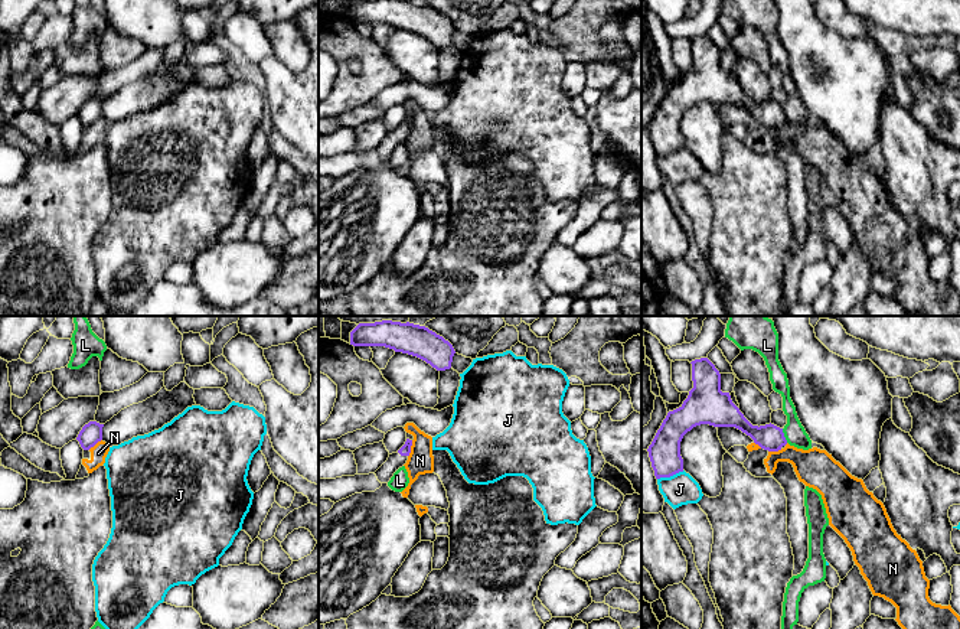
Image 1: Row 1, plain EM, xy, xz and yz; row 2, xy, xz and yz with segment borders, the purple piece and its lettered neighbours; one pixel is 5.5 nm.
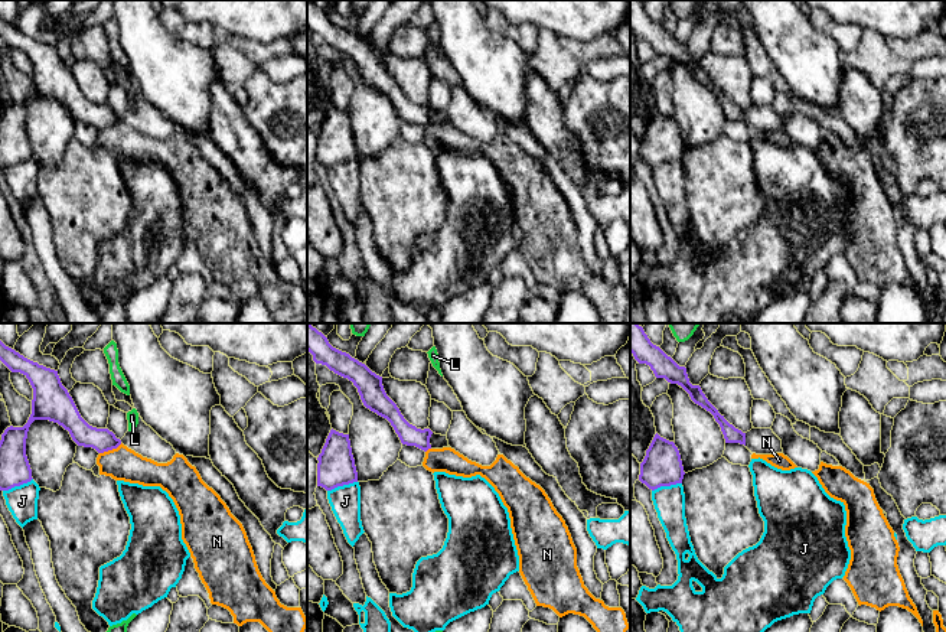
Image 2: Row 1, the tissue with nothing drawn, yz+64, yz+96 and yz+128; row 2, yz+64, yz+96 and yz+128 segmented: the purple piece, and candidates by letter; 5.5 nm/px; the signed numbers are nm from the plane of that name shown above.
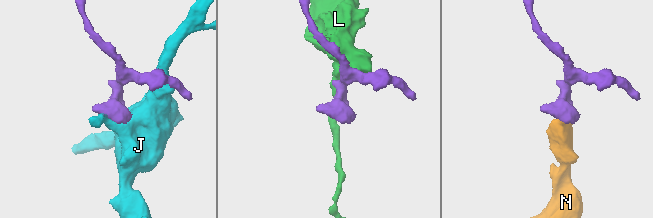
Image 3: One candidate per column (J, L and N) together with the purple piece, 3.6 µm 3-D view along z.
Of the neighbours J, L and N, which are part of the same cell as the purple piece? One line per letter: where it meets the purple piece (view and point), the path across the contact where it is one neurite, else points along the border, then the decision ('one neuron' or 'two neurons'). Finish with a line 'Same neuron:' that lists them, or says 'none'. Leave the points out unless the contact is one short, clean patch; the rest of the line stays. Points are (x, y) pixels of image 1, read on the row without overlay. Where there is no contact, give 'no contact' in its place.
J: contact yz (670, 152); two neurons
L: contact yz (783, 113); border yz (781, 106), (787, 119); two neurons
N: contact xz (410, 126); border xz (412, 117), (408, 133); two neurons
Same neuron: none

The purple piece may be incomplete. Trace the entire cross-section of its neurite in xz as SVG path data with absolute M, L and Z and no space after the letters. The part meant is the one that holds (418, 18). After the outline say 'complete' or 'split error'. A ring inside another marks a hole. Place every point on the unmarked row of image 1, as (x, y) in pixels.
M359 0L350 9L353 23L385 23L417 33L437 48L451 45L453 22L425 3L414 0Z; complete

